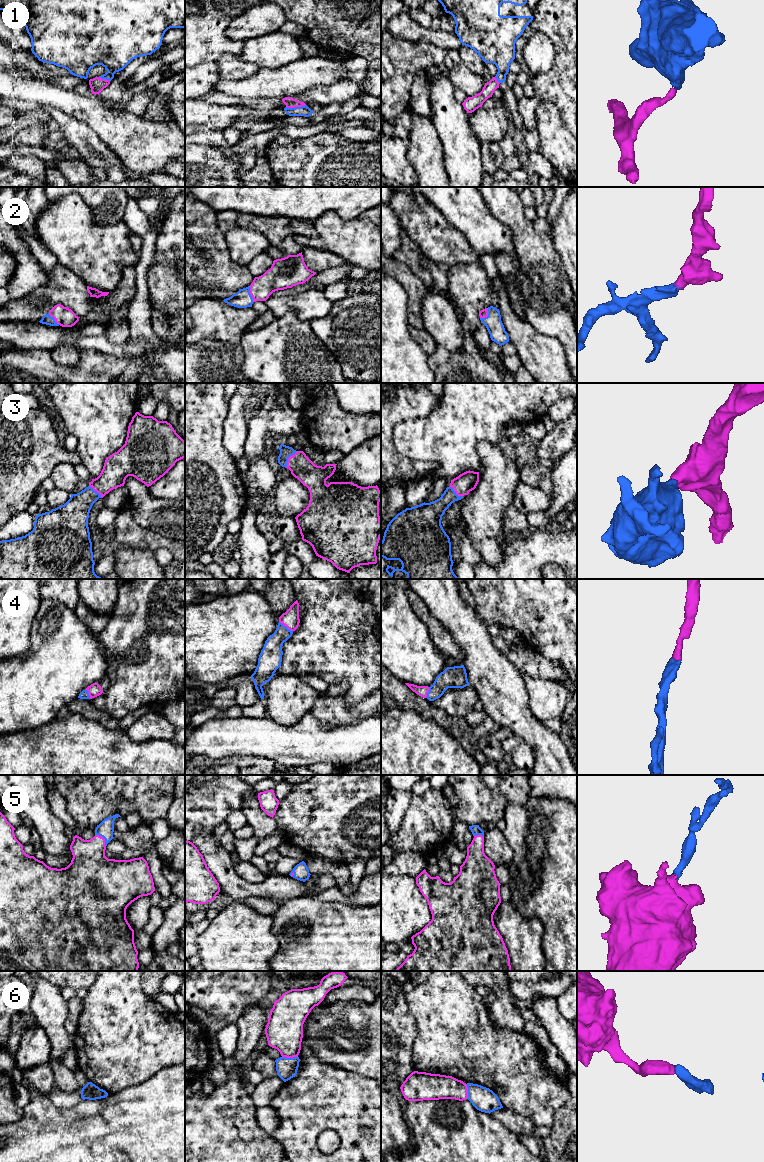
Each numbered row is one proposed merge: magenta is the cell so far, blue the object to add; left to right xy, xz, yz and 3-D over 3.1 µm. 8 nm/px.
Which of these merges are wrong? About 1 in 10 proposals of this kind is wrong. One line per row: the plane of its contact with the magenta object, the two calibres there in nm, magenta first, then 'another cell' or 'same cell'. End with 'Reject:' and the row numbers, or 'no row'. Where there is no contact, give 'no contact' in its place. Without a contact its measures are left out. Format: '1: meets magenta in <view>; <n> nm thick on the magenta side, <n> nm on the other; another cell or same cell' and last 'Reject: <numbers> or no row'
1: meets magenta in xz; 80 nm thick on the magenta side, 80 nm on the other; same cell
2: meets magenta in xz; 190 nm thick on the magenta side, 140 nm on the other; same cell
3: meets magenta in xz; 190 nm thick on the magenta side, 100 nm on the other; same cell
4: meets magenta in xz; 140 nm thick on the magenta side, 160 nm on the other; same cell
5: meets magenta in xy; 300 nm thick on the magenta side, 140 nm on the other; same cell
6: meets magenta in xz; 300 nm thick on the magenta side, 170 nm on the other; another cell
Reject: 6

